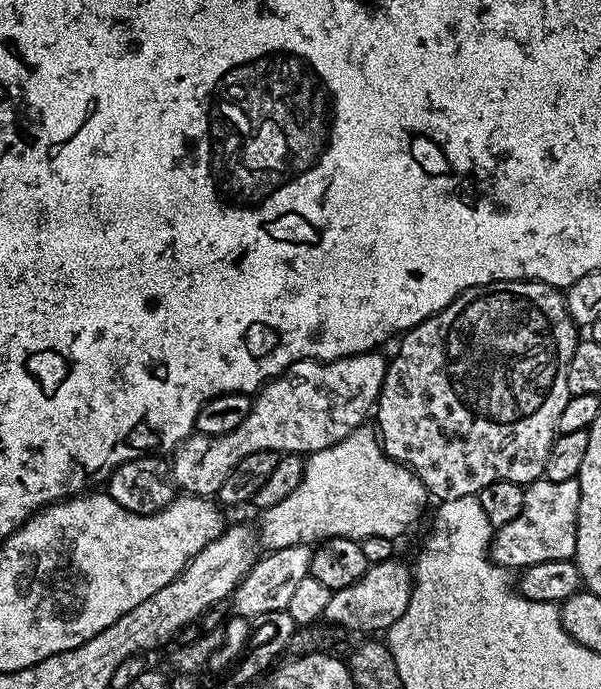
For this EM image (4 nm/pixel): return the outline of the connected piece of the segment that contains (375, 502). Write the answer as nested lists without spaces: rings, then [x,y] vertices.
[[[368,424],[356,428],[351,434],[326,450],[311,453],[305,459],[302,482],[278,506],[263,509],[258,527],[258,544],[261,549],[273,550],[319,543],[330,537],[350,537],[362,540],[366,537],[390,537],[397,539],[420,516],[422,505],[428,502],[427,489],[407,465],[397,463],[384,453],[377,431]]]

